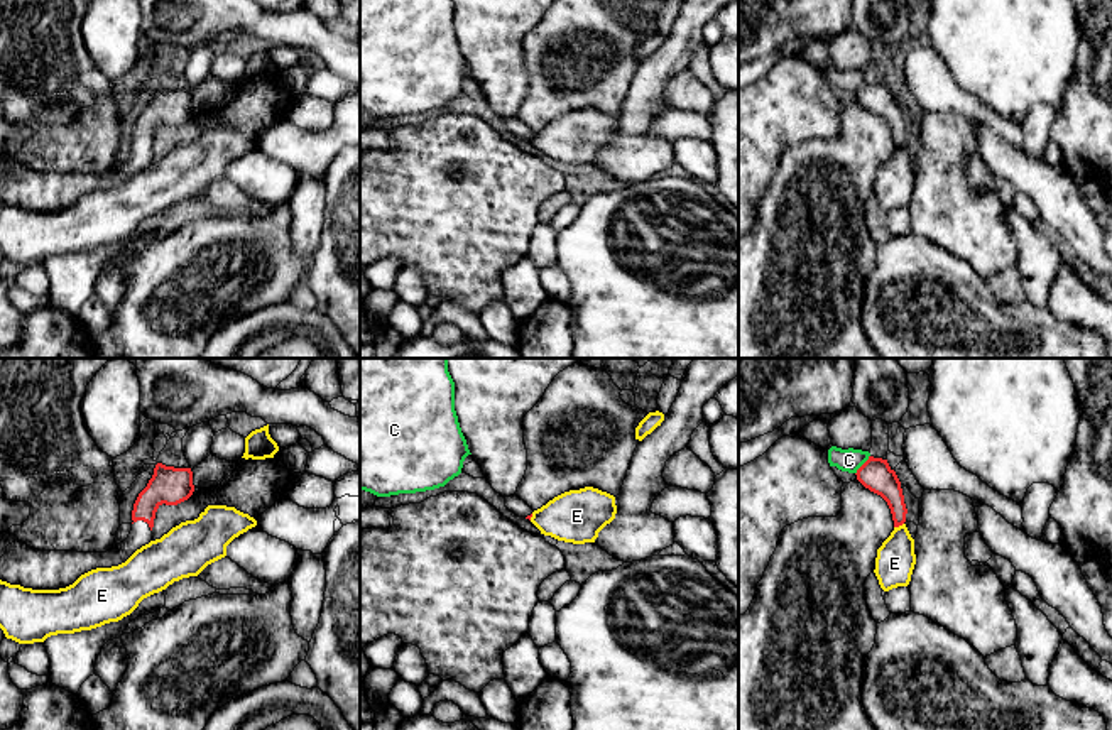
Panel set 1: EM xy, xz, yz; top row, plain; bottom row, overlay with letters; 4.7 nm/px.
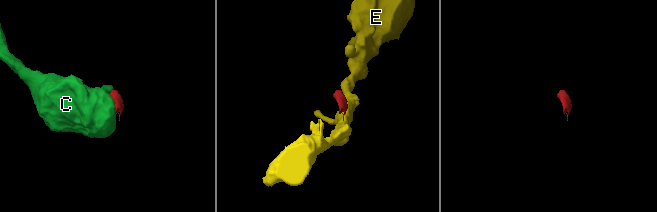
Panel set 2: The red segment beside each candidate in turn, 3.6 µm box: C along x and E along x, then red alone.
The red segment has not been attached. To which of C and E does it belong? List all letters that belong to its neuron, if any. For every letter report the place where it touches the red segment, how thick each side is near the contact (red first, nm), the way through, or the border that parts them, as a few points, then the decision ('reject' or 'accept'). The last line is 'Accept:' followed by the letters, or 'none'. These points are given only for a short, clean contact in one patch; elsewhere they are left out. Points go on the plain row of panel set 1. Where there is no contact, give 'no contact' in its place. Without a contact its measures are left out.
C: contact yz (862, 87); calibres 150 and 110 nm; border yz (869, 76), (855, 95); reject
E: contact yz (898, 147); calibres 140 and 190 nm; border yz (903, 144), (894, 149); reject
Accept: none

